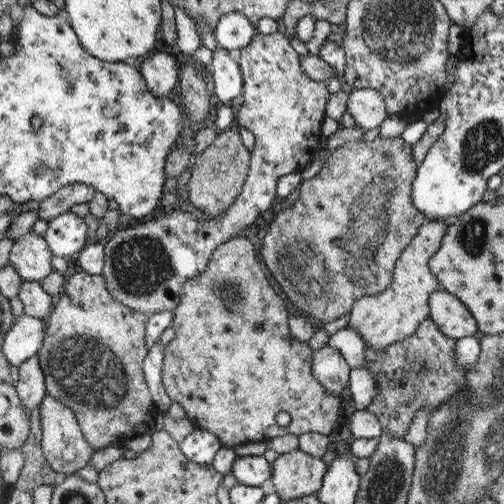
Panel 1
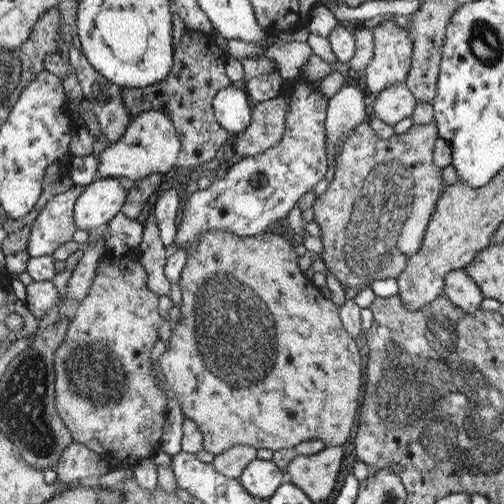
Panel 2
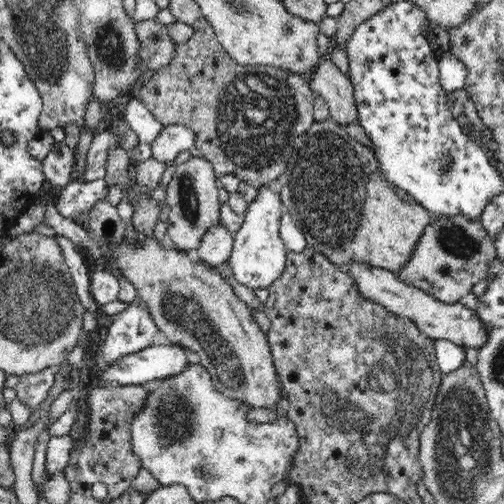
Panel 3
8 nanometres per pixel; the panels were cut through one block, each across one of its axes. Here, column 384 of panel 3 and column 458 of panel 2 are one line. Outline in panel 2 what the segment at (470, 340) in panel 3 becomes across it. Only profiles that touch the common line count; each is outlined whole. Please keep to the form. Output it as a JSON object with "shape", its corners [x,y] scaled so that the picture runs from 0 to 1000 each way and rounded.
{"shape":[[[899,536],[895,544],[887,544],[879,587],[923,623],[946,619],[954,611],[954,599],[962,595],[950,567],[942,563],[942,556],[935,556],[935,548],[927,548],[923,536]]]}

